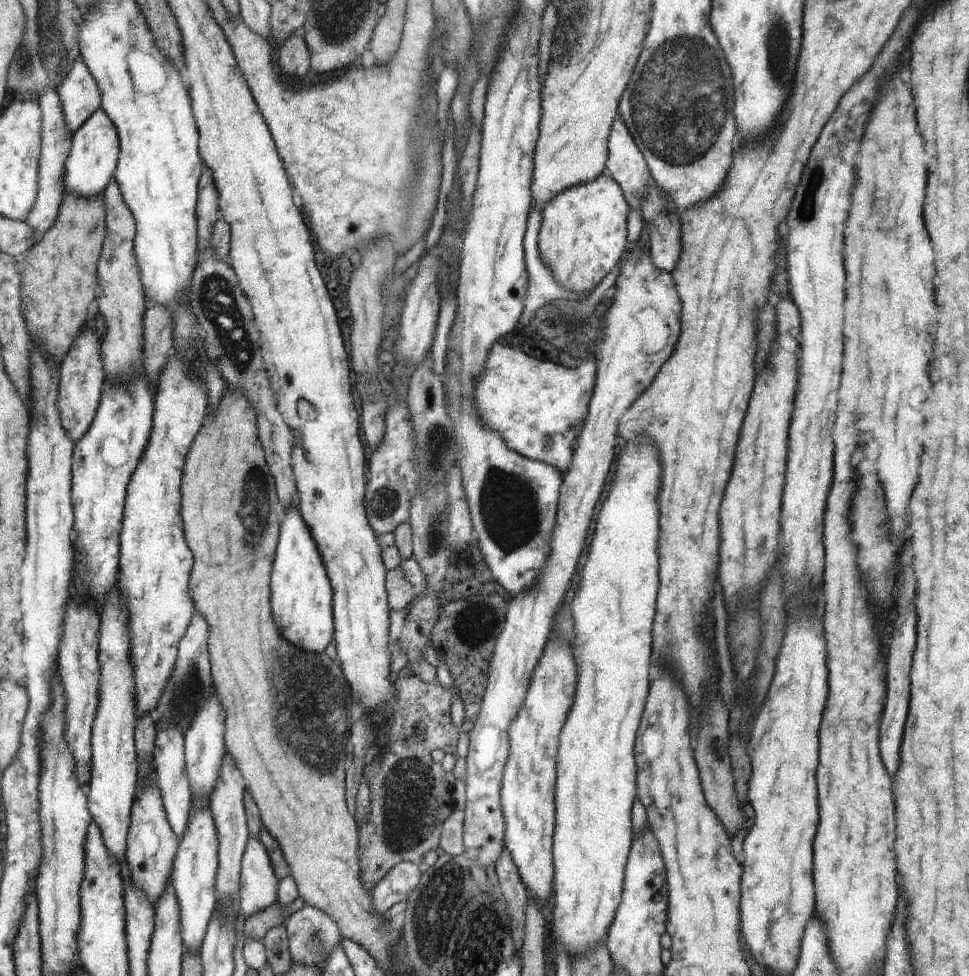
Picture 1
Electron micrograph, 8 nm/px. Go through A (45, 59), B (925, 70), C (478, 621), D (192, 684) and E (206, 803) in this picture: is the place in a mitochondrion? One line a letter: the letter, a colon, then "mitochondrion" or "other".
A: mitochondrion
B: other
C: mitochondrion
D: mitochondrion
E: other

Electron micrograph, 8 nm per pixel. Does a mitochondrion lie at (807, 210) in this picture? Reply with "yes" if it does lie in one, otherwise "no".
yes

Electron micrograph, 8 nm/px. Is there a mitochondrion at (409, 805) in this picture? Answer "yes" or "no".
yes

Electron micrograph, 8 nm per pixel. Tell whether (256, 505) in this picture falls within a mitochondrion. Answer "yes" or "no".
yes

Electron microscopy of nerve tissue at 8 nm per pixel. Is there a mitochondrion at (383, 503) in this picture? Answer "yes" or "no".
yes

